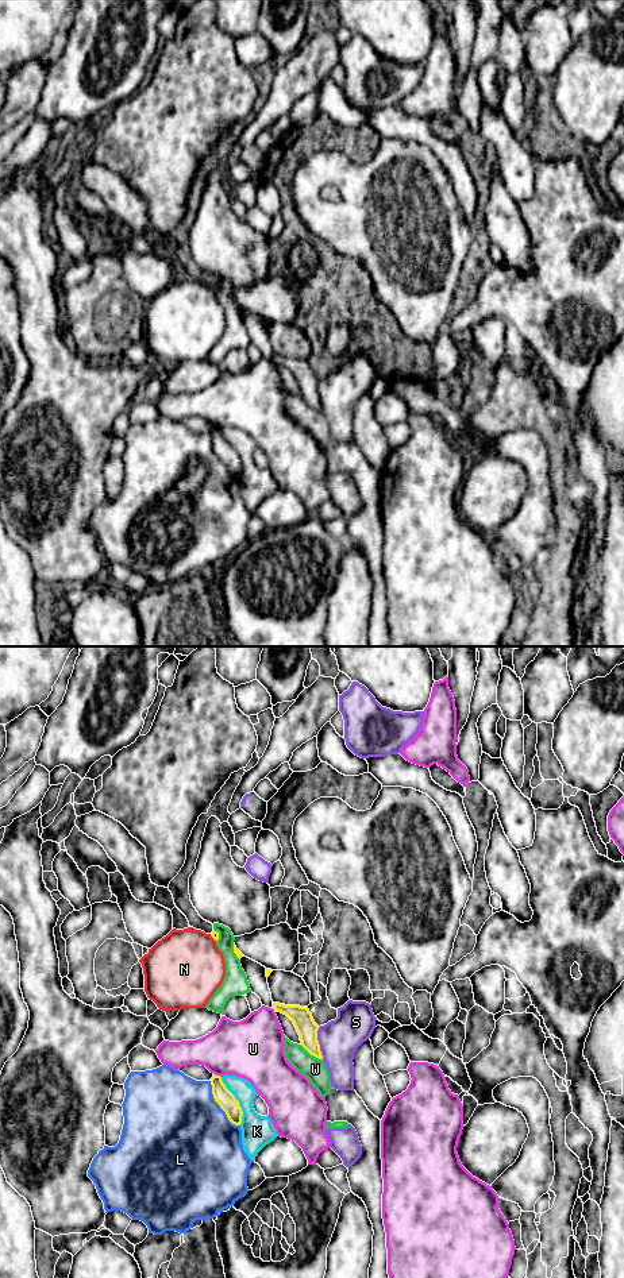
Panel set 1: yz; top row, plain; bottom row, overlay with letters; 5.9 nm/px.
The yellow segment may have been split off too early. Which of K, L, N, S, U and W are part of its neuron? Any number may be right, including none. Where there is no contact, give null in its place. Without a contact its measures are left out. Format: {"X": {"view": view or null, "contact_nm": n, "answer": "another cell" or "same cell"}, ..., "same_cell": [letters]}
{"K": {"view": "yz", "contact_nm": 320, "answer": "another cell"}, "L": {"view": "yz", "contact_nm": 340, "answer": "another cell"}, "N": {"view": "yz", "contact_nm": 60, "answer": "another cell"}, "S": {"view": "yz", "contact_nm": 190, "answer": "another cell"}, "U": {"view": "yz", "contact_nm": 50, "answer": "another cell"}, "W": {"view": "yz", "contact_nm": 160, "answer": "another cell"}, "same_cell": []}

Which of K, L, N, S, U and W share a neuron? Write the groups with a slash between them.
K / L / N / S W / U

